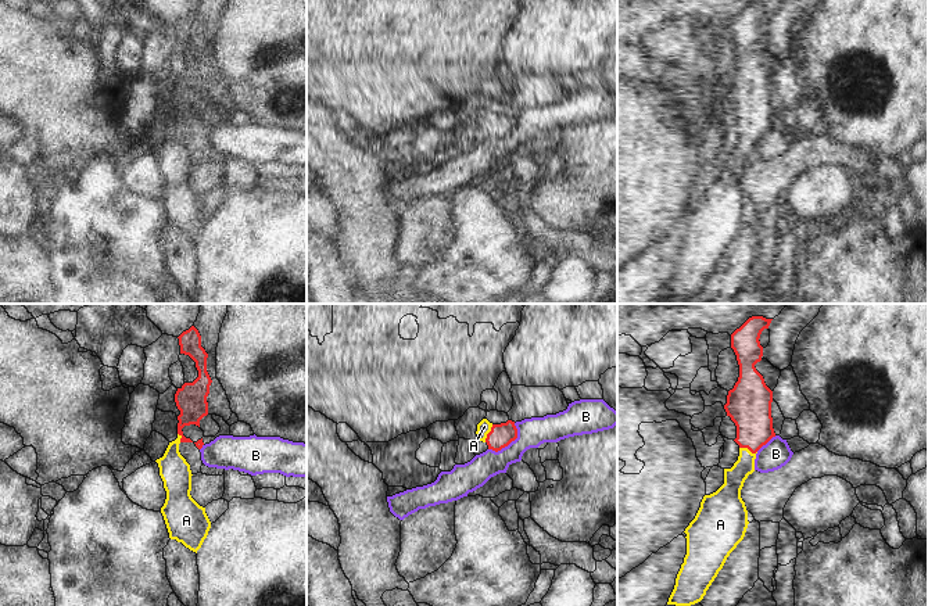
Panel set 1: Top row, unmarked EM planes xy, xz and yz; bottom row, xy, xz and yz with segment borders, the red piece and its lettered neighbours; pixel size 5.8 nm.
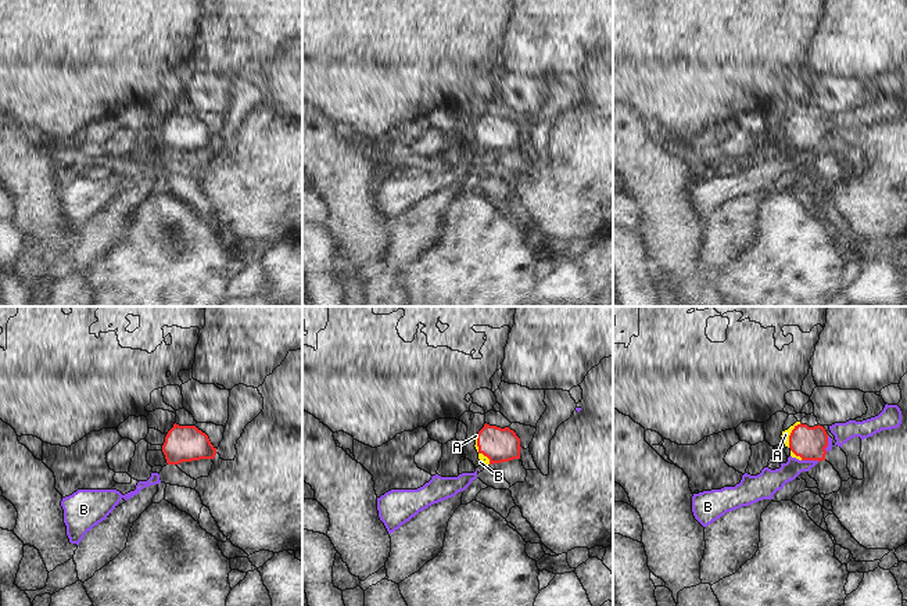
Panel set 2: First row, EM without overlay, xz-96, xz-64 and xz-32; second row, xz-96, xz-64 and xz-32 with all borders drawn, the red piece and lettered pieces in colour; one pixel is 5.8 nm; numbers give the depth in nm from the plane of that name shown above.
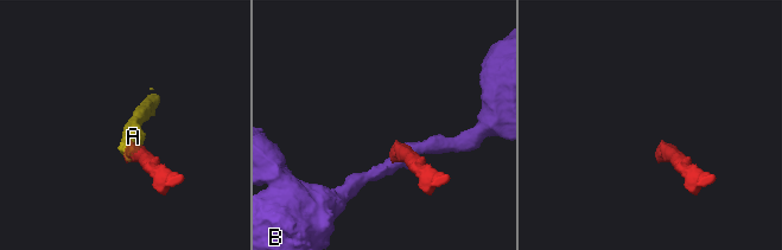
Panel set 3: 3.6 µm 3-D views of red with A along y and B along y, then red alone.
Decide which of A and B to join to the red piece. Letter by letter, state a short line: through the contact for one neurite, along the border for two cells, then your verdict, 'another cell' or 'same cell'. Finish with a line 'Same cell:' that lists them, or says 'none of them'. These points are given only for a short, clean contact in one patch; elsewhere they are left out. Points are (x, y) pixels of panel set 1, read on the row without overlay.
A: line xz (501, 125), (488, 122), (484, 115); same cell
B: line xz (515, 113), (516, 126), (497, 140), (488, 139); another cell
Same cell: A

